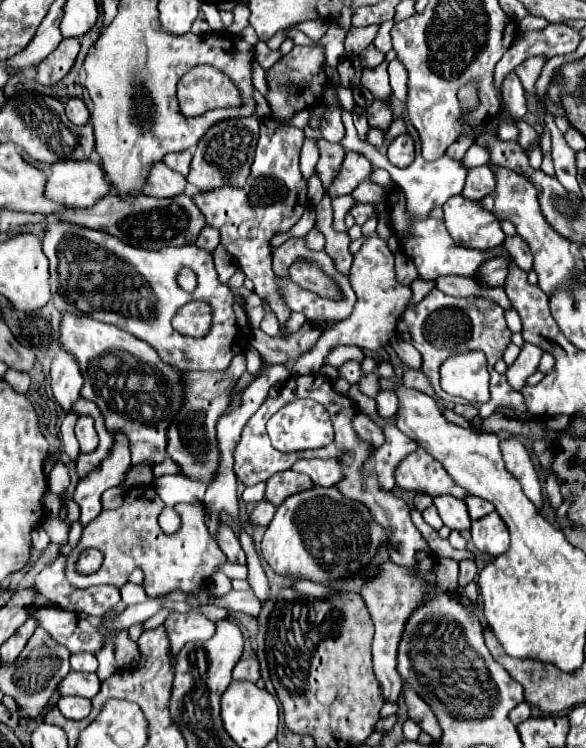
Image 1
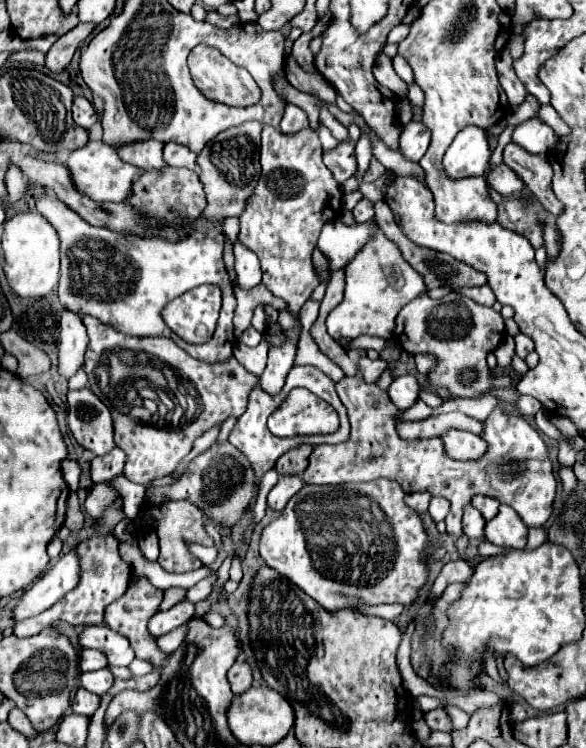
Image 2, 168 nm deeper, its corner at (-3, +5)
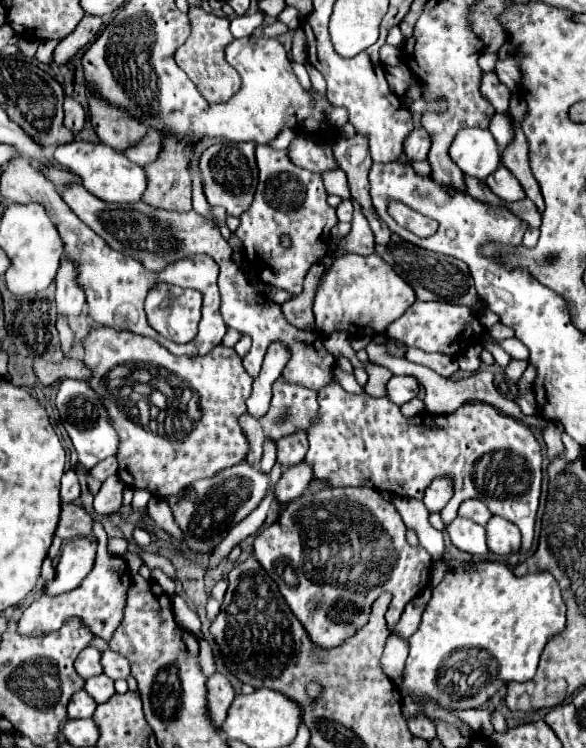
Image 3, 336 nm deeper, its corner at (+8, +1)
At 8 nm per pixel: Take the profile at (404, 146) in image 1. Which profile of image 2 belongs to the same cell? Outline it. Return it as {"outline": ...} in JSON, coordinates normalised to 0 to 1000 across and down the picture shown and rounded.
{"outline":[[[701,162],[688,167],[688,178],[681,183],[681,202],[698,215],[715,215],[732,197],[732,172],[718,162]]]}

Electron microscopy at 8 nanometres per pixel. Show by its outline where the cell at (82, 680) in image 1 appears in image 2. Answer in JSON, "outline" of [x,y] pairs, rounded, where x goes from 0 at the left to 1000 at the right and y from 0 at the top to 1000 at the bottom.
{"outline":[[[179,892],[179,894],[169,894],[169,897],[155,897],[155,900],[138,900],[135,905],[138,910],[138,918],[162,926],[162,929],[176,929],[189,921],[193,916],[193,902],[189,897]]]}

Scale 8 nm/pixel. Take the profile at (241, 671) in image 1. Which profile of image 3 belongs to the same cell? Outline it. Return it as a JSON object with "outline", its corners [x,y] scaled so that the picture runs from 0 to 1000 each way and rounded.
{"outline":[[[365,900],[352,910],[352,932],[355,932],[355,959],[362,959],[362,969],[379,975],[389,945],[399,937],[399,921],[386,902]]]}

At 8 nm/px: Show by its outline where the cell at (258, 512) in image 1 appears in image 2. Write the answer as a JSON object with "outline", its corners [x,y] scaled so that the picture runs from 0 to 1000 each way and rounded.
{"outline":[[[480,635],[473,648],[459,656],[459,664],[456,664],[456,675],[469,683],[480,683],[490,670],[517,651],[517,640],[514,638],[503,638],[503,635]]]}

